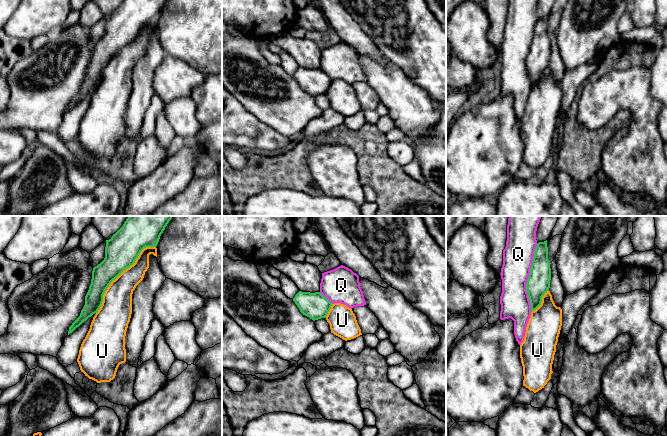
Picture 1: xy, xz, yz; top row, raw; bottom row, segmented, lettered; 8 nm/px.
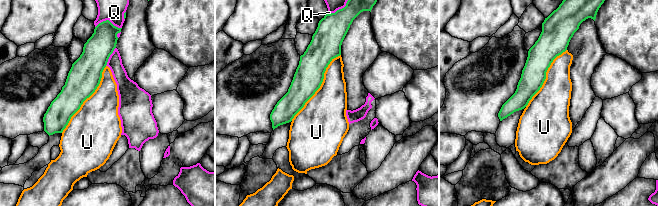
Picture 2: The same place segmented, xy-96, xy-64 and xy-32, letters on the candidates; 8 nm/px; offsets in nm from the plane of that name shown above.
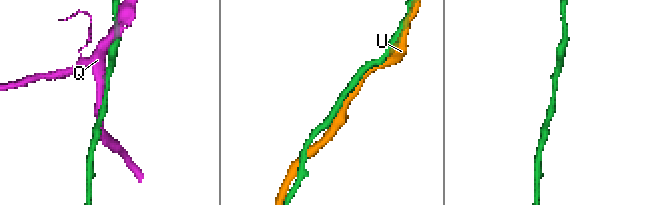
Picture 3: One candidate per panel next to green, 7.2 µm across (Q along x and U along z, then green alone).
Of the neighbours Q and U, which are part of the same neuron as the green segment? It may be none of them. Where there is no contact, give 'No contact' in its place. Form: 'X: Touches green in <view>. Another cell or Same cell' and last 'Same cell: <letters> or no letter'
Q: Touches green in yz. Another cell
U: Touches green in xy. Same cell
Same cell: U

